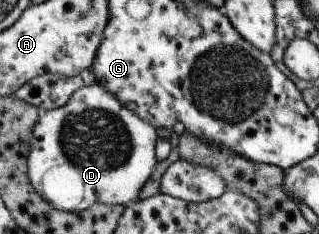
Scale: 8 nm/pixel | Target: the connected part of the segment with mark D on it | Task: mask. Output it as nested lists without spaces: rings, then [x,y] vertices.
[[[99,83],[79,88],[73,92],[73,95],[71,95],[69,101],[64,106],[47,111],[47,114],[43,118],[38,119],[34,125],[30,141],[31,149],[28,152],[29,181],[35,188],[35,191],[41,195],[47,203],[50,203],[54,208],[66,212],[79,213],[95,203],[105,203],[110,206],[123,206],[125,208],[129,203],[140,199],[143,184],[150,178],[152,171],[155,169],[155,164],[158,162],[157,157],[155,157],[155,148],[159,137],[155,130],[156,129],[150,123],[142,120],[138,115],[135,115],[134,111],[131,111],[122,103],[119,103],[119,100],[102,85],[99,85]]]

